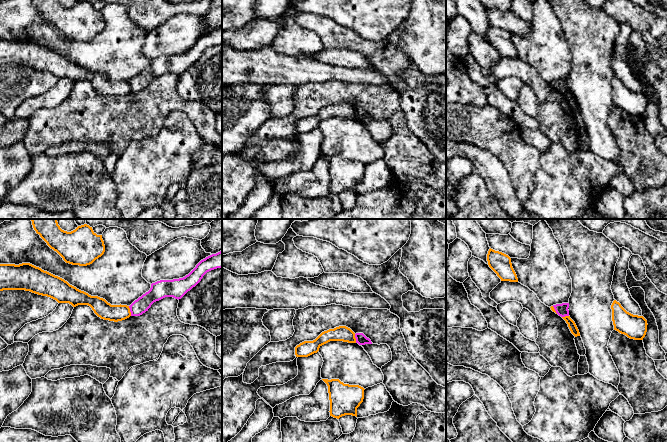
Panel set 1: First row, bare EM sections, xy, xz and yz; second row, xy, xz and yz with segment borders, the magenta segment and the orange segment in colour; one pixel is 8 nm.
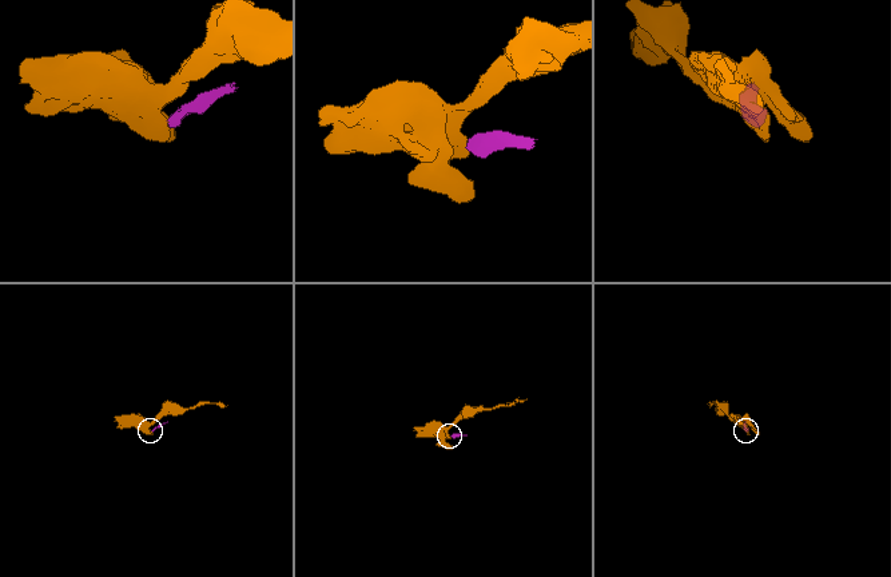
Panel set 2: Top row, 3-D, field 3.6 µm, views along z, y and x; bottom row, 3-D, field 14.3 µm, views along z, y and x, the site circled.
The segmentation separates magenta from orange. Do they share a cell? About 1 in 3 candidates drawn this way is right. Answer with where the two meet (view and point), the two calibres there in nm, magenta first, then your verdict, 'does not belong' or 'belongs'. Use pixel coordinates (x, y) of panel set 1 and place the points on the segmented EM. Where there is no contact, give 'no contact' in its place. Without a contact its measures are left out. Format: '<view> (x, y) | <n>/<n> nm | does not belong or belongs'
xy (130, 311) | 120/140 nm | does not belong

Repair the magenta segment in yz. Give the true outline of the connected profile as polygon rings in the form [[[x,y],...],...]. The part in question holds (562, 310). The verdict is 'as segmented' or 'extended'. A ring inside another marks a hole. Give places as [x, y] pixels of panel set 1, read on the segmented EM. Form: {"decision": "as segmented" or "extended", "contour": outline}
{"decision": "as segmented", "contour": [[[562,303],[562,304],[556,304],[553,305],[556,313],[561,316],[561,317],[565,317],[565,316],[569,316],[569,303]]]}

